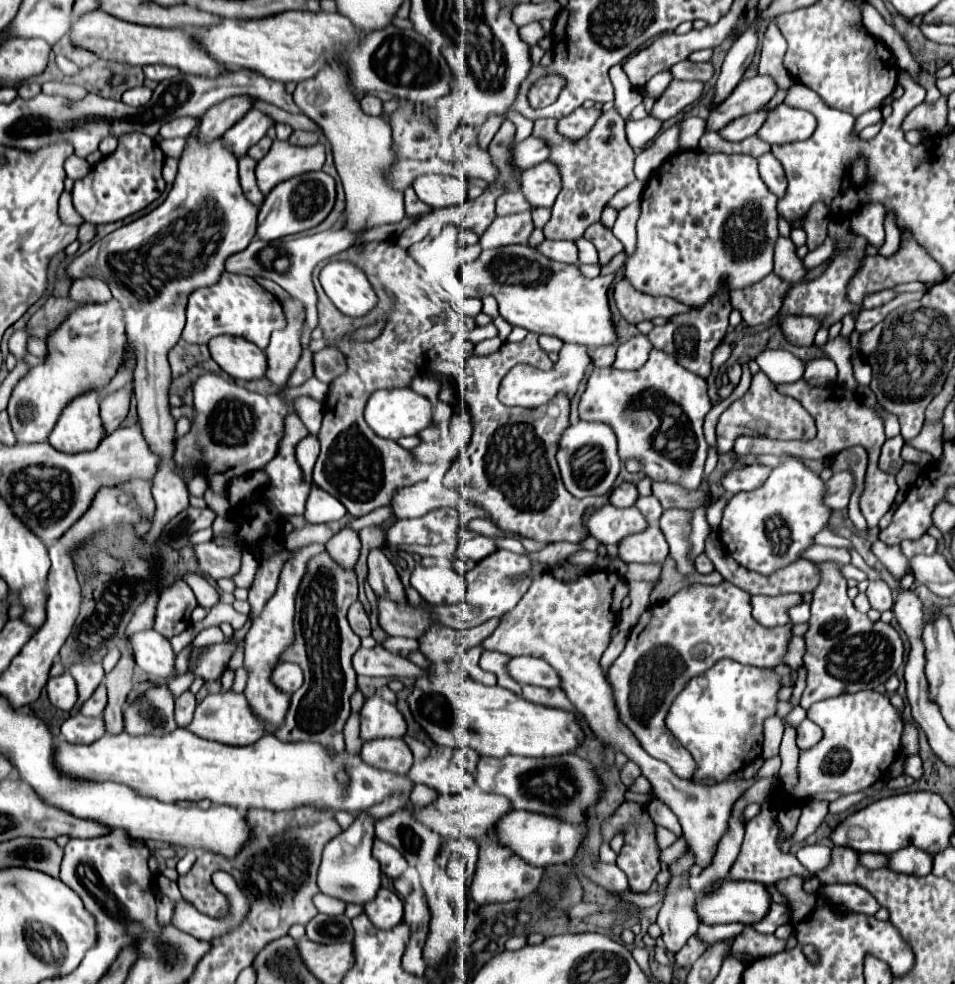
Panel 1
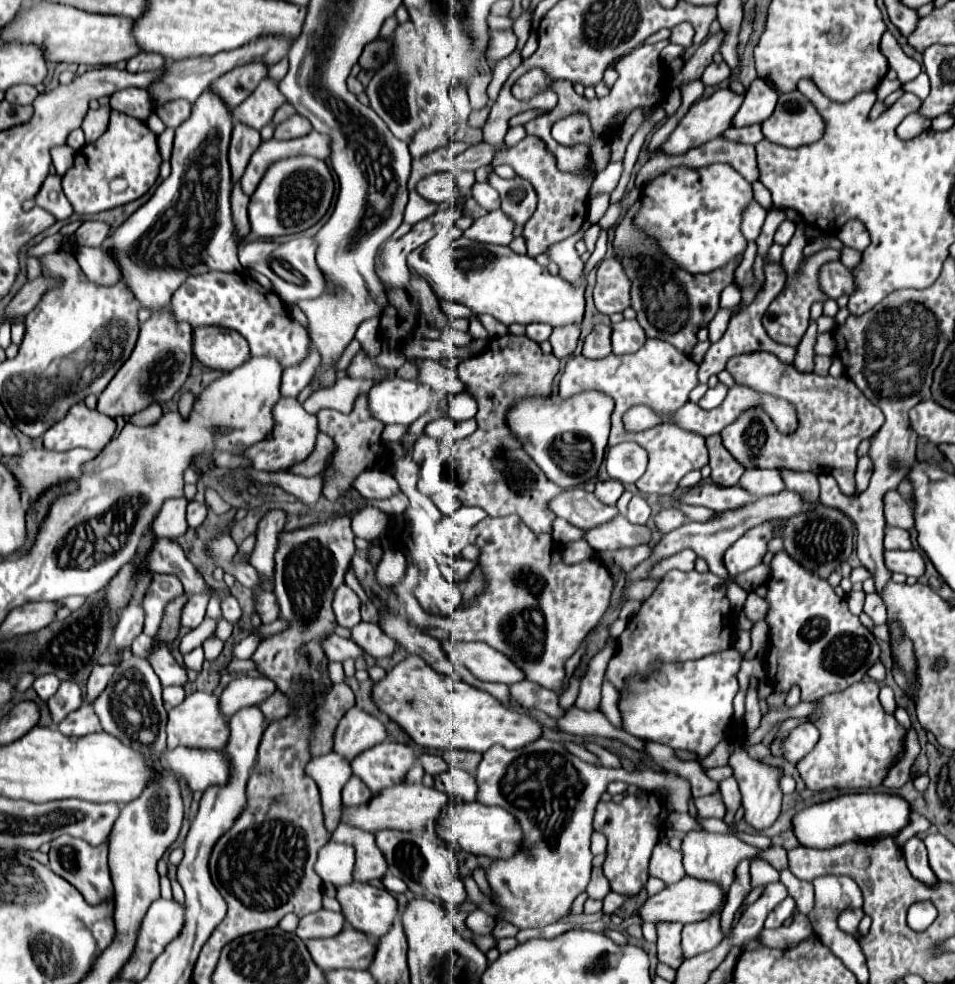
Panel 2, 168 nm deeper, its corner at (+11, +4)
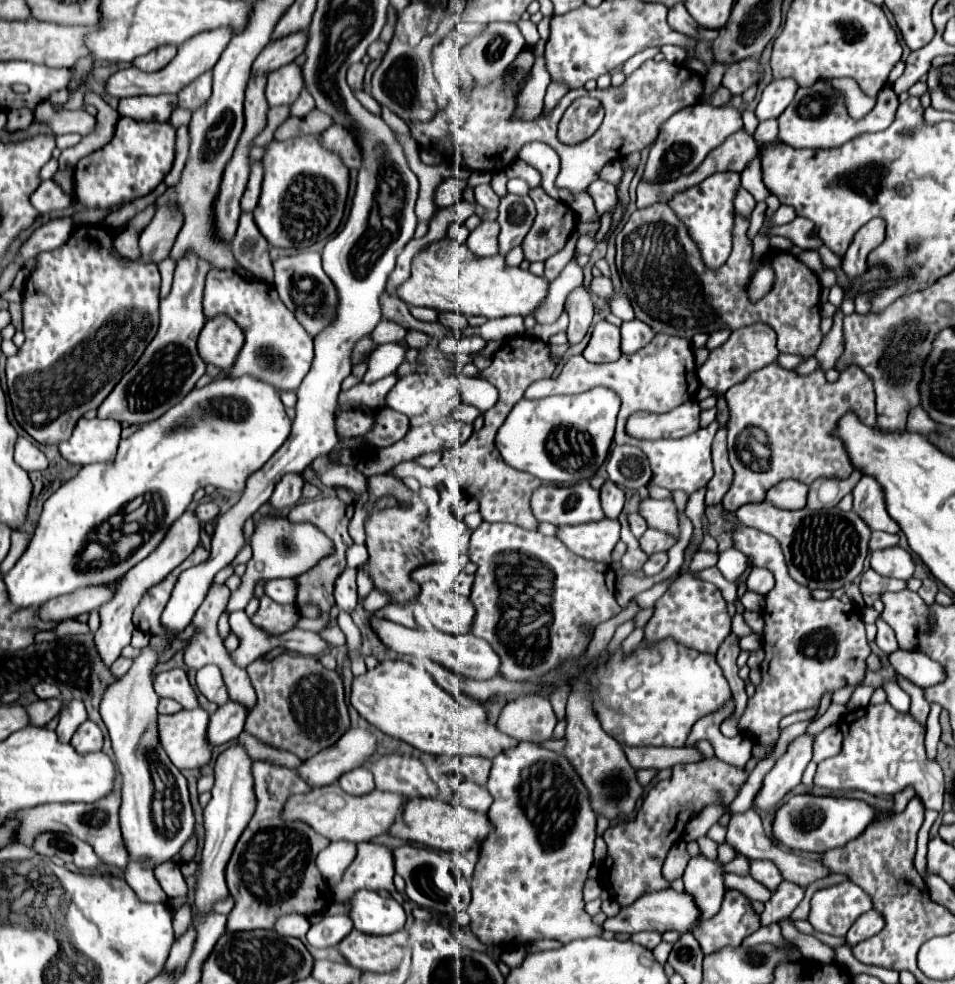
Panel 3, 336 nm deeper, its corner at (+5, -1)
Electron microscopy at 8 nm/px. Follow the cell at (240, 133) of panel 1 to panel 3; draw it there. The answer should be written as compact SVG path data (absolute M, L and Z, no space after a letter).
M288 63L280 67L278 71L272 71L268 75L268 87L266 87L266 99L268 105L292 105L300 91L304 87L302 67L296 63Z

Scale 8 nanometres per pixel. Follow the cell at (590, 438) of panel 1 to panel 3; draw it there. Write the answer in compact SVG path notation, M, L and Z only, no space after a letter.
M606 387L590 389L586 393L570 395L570 397L546 397L546 399L538 399L538 401L522 399L522 403L518 403L510 411L506 421L498 429L496 449L500 451L502 459L510 467L532 473L546 483L570 485L570 483L578 483L584 479L592 479L608 455L610 443L614 437L614 423L616 423L618 407L620 407L618 395L614 395L614 391L610 391Z

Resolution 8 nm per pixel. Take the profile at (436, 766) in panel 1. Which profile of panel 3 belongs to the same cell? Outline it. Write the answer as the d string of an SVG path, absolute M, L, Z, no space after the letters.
M462 781L458 791L456 791L456 801L466 807L466 809L472 809L472 811L482 811L486 813L492 805L492 797L488 793L486 787L480 787L472 781Z

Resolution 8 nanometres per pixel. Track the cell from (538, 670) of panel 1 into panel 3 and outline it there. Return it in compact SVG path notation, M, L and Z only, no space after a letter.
M376 615L370 617L370 627L376 633L376 637L394 653L398 655L412 655L412 657L422 657L422 659L432 659L438 665L470 677L470 679L490 679L498 675L498 667L500 667L500 659L498 655L494 655L494 649L482 641L476 639L474 635L450 635L450 633L442 633L442 631L422 631L422 629L408 629L402 627L398 623L386 621L386 619L378 619Z

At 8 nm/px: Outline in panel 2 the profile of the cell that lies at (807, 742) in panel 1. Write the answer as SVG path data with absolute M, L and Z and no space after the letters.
M798 724L782 742L782 758L796 764L804 754L812 750L812 746L816 746L818 738L820 734L812 724Z

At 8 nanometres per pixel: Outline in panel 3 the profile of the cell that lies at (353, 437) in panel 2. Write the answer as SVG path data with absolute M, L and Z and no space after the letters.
M346 411L336 417L336 431L350 439L356 435L364 435L374 425L374 415L364 415L362 411Z

